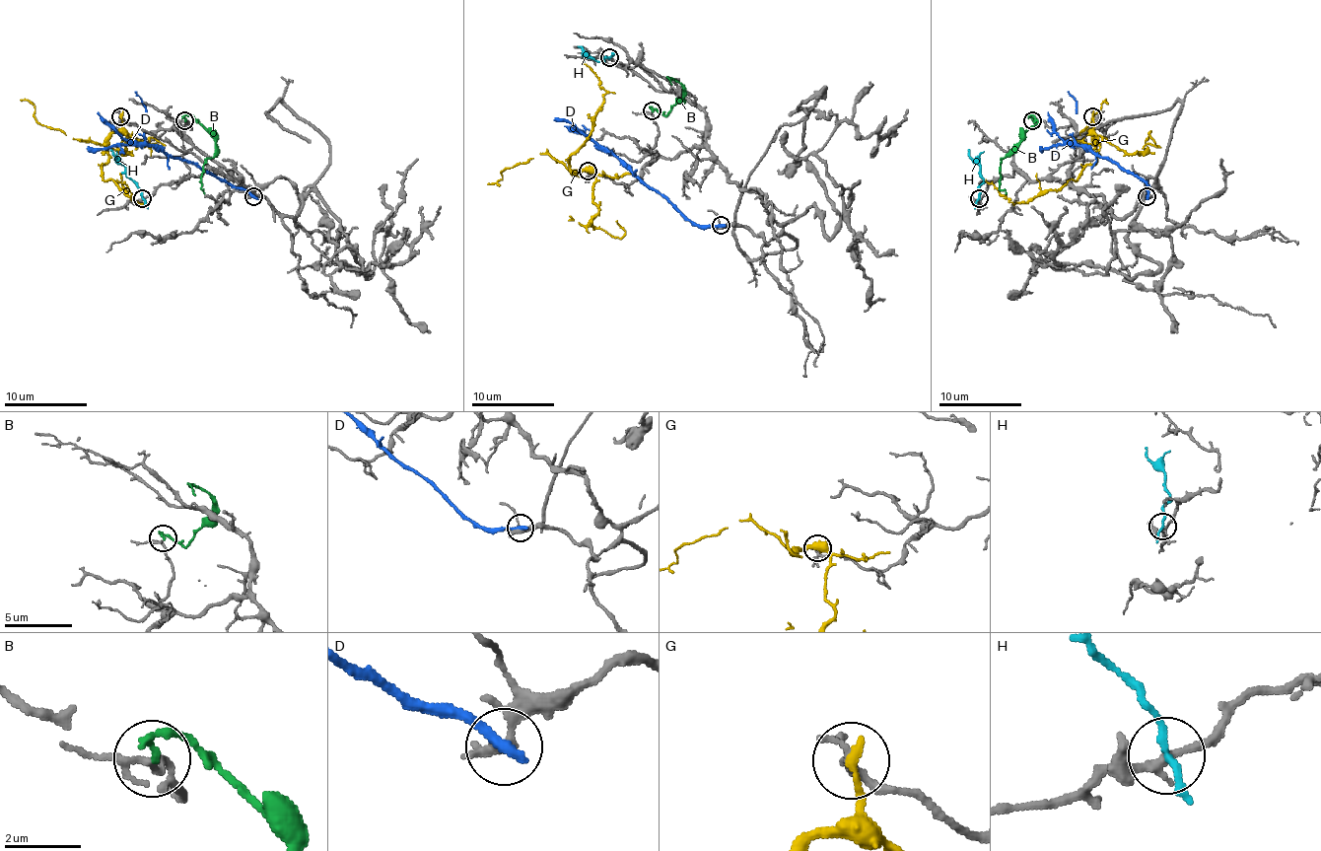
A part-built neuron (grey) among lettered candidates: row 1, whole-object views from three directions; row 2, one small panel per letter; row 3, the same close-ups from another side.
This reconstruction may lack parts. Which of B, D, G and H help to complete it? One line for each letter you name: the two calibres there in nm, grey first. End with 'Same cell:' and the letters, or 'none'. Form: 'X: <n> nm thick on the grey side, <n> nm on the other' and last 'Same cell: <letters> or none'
B: 140 nm thick on the grey side, 190 nm on the other
Same cell: B

